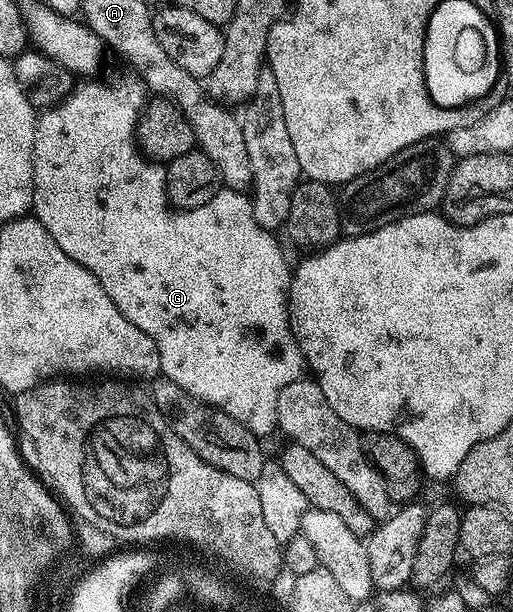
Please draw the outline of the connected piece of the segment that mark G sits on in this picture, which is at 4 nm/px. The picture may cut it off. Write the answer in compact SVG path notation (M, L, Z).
M82 82L82 85L75 90L74 94L67 98L63 104L58 104L55 108L50 108L46 113L37 117L34 126L34 202L32 205L33 215L48 230L48 234L52 234L52 238L56 242L56 246L60 246L60 250L64 250L66 254L76 262L80 262L93 276L100 282L100 286L104 286L104 290L108 294L108 298L112 298L112 302L116 302L116 306L120 310L120 314L124 314L124 318L128 318L128 322L132 322L136 326L140 326L140 330L144 330L144 334L148 334L148 338L152 338L152 342L156 342L158 353L160 354L160 362L162 363L161 375L167 380L176 382L176 386L180 386L190 396L195 396L203 404L209 404L211 409L228 414L232 418L236 418L236 422L240 422L250 431L253 436L259 438L267 438L278 428L278 415L276 414L276 402L280 402L280 394L284 390L284 386L288 386L292 382L303 379L304 361L302 359L302 351L298 345L298 339L294 337L294 332L290 328L290 306L288 303L288 293L290 291L290 277L292 275L291 265L286 265L286 256L282 253L282 248L278 245L278 240L273 231L268 228L262 228L260 222L256 222L254 217L254 206L251 197L245 191L234 191L231 188L223 187L212 198L208 198L208 202L204 202L204 206L196 206L195 208L187 208L185 210L172 210L171 205L166 199L166 169L163 165L155 164L154 161L146 159L142 155L136 143L136 129L139 127L138 115L142 112L142 92L141 87L138 88L113 88L110 84L86 84L90 82Z

